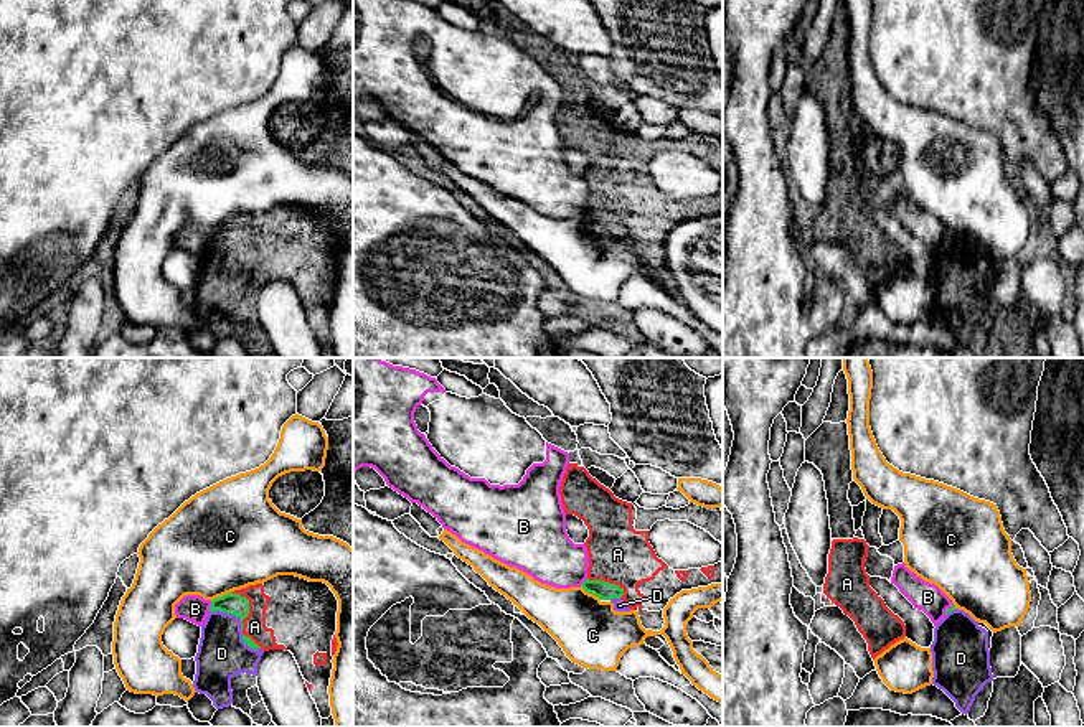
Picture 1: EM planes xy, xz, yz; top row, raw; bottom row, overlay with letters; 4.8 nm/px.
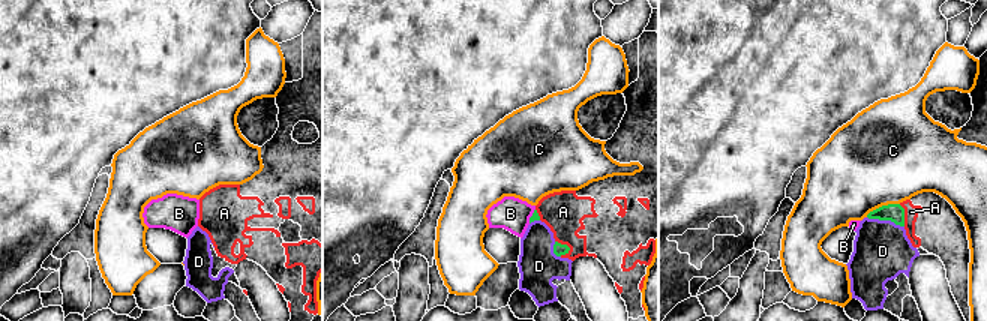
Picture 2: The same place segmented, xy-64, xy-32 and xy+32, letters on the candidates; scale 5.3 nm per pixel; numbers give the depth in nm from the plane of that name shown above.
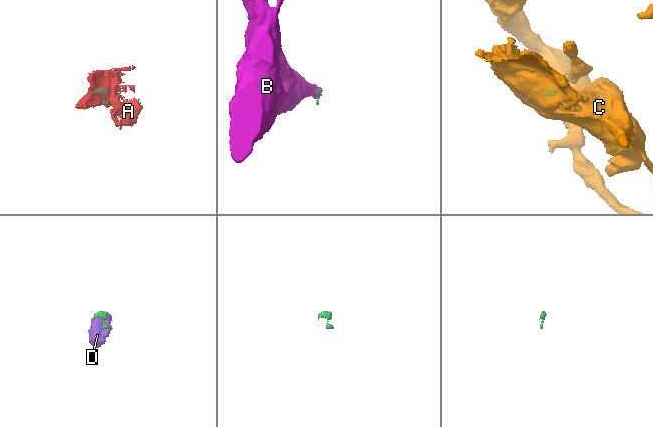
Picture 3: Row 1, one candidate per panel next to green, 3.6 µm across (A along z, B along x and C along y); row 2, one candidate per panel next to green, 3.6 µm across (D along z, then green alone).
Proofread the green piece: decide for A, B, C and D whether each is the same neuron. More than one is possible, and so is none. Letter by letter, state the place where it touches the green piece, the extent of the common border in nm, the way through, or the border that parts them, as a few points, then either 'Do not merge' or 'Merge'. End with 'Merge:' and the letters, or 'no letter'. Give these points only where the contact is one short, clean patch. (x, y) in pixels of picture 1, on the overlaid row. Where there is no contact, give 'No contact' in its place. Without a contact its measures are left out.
A: Touches green at xy (248, 607). Shared border 200 nm. Merge
B: Touches green at xy (212, 605). Shared border 60 nm. Boundary: xy (212, 600), (208, 610). Do not merge
C: Touches green at xz (591, 592). Shared border 120 nm. Boundary: xz (581, 586), (601, 599). Do not merge
D: Touches green at xy (231, 614). Shared border 190 nm. Merge
Merge: A, D

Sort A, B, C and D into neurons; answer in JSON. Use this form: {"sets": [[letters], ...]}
{"sets": [["A", "D"], ["B"], ["C"]]}

